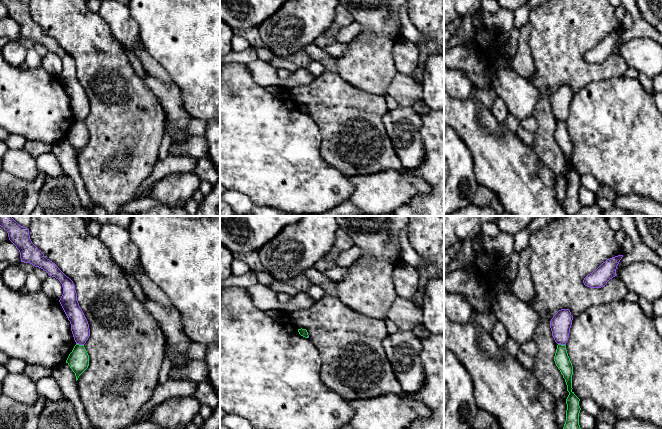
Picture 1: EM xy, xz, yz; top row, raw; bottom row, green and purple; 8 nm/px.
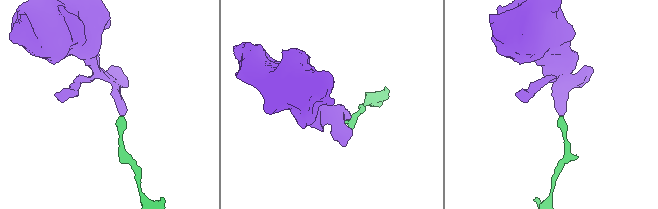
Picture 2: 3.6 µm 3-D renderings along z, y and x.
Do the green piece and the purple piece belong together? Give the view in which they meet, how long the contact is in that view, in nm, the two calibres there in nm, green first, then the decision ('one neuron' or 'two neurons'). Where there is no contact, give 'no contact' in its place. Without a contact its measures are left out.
meets green in xy; contact 70 nm long; 170 nm thick on the green side, 140 nm on the other; two neurons

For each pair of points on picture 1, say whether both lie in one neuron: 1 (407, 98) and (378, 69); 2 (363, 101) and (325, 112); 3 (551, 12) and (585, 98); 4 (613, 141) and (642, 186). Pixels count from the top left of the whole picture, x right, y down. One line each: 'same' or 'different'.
1: different
2: same
3: different
4: same

